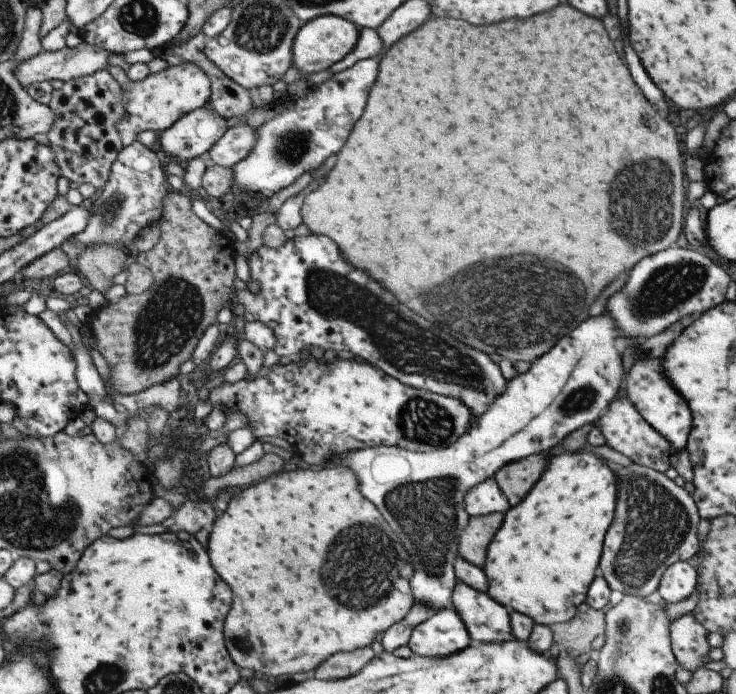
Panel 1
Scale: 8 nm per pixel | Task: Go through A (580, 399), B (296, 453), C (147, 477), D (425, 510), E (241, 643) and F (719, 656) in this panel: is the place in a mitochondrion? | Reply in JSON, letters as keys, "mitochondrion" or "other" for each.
{"A":"mitochondrion","B":"other","C":"other","D":"mitochondrion","E":"mitochondrion","F":"other"}

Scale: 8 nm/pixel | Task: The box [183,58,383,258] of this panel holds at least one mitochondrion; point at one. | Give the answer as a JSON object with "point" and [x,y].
{"point":[290,149]}

